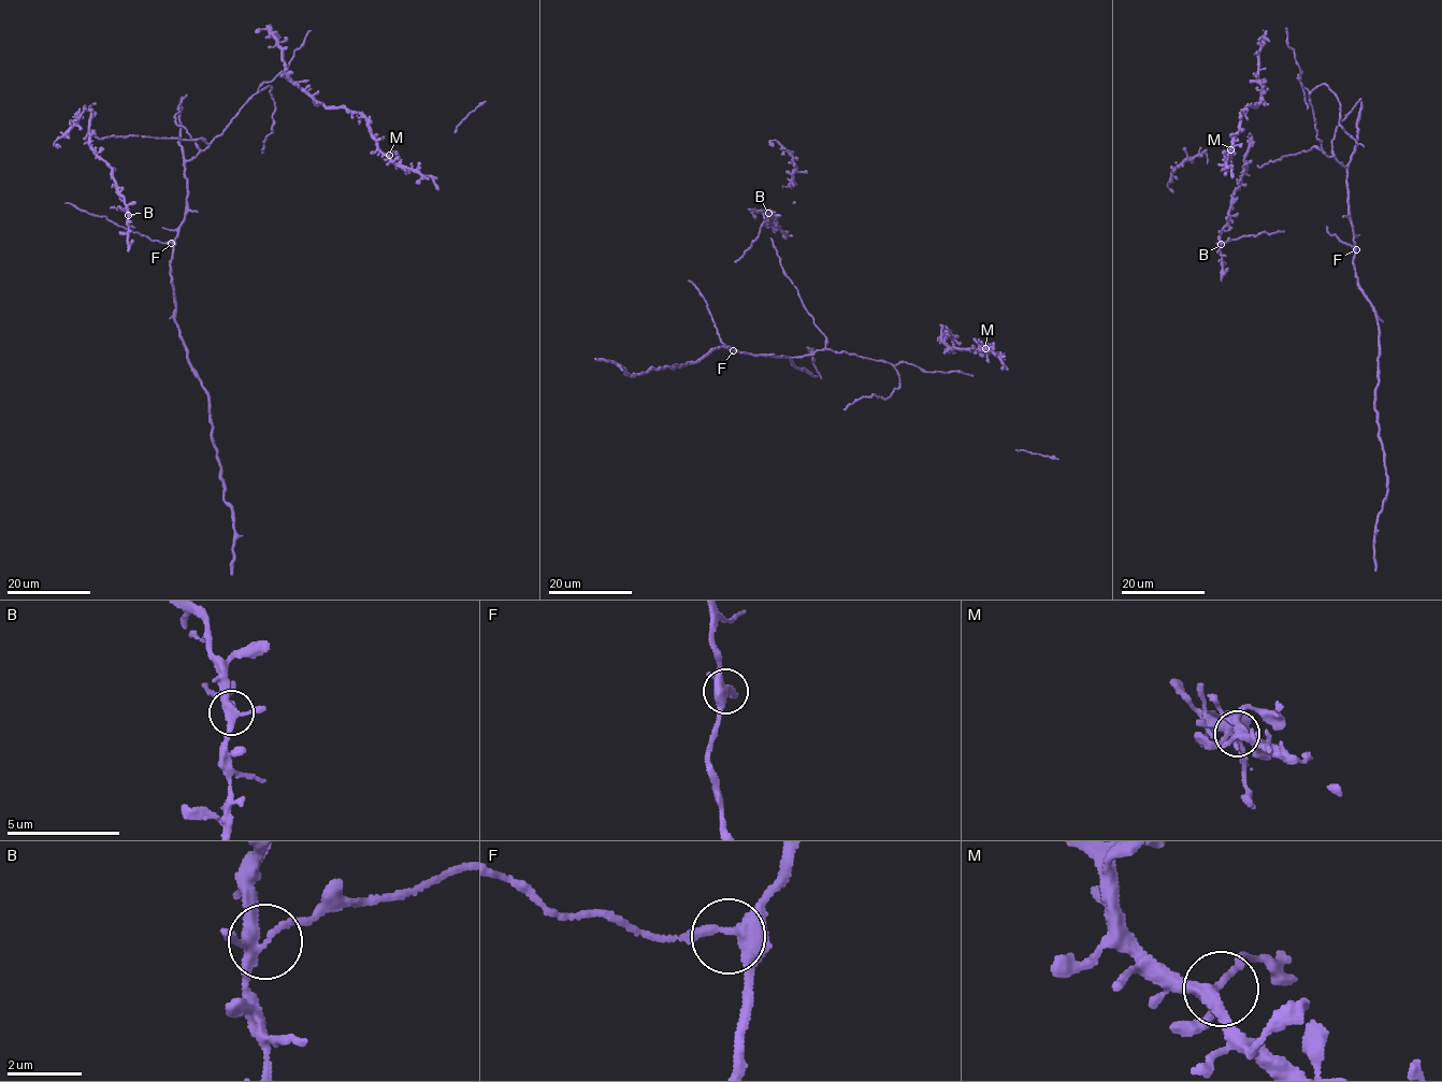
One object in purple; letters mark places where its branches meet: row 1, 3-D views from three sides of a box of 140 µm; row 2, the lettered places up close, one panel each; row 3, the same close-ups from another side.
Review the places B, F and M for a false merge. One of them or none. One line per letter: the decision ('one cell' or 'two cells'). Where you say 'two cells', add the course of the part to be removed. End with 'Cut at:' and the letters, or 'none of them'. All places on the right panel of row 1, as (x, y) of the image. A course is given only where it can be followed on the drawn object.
B: two cells; course (1221, 244), (1263, 232), (1284, 232)
F: one cell
M: one cell
Cut at: B

